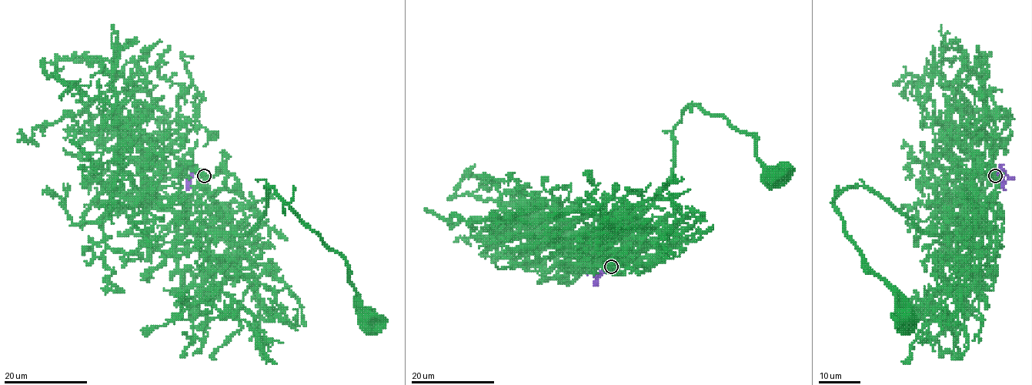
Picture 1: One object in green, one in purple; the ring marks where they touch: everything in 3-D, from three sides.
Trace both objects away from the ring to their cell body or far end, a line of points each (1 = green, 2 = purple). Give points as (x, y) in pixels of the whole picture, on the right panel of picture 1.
1: (995, 175), (996, 196), (966, 235), (923, 233), (862, 186), (845, 188), (833, 201), (843, 232), (906, 316)
2: (995, 175), (1001, 173), (1004, 190)

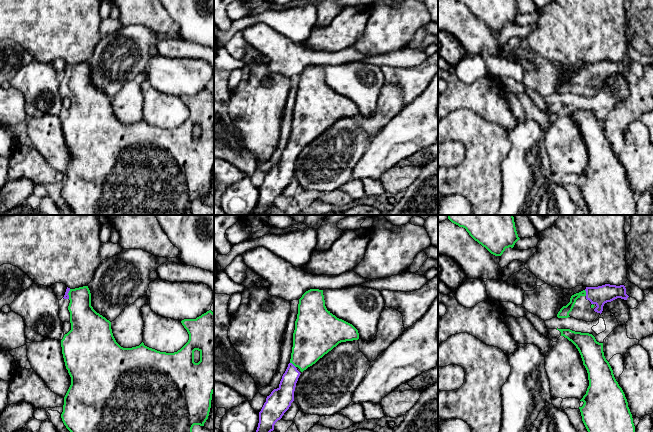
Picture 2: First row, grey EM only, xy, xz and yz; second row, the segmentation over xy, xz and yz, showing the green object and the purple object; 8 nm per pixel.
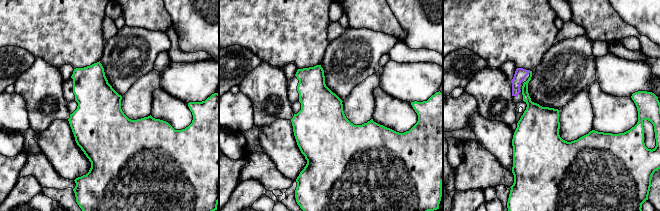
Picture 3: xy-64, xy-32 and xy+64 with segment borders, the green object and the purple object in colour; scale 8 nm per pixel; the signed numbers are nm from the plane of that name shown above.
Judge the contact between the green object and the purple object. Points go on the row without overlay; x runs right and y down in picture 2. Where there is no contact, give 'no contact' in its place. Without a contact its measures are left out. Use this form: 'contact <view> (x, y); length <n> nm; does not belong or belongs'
contact xz (293, 140); length 60 nm; belongs

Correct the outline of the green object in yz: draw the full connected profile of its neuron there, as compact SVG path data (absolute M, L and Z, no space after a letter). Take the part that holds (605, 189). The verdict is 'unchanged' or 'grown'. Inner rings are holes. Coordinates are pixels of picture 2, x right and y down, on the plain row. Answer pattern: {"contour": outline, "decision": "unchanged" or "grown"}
{"contour": "M557 104L557 106L561 108L561 112L576 122L588 149L589 162L580 176L584 180L579 185L582 197L589 209L589 215L636 215L635 202L627 175L604 132L603 119L597 118L589 109L575 108L570 105Z", "decision": "unchanged"}

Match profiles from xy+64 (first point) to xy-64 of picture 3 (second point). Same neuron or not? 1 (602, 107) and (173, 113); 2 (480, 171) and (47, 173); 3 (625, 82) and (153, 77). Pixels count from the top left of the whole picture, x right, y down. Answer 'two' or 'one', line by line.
1: one
2: one
3: two

